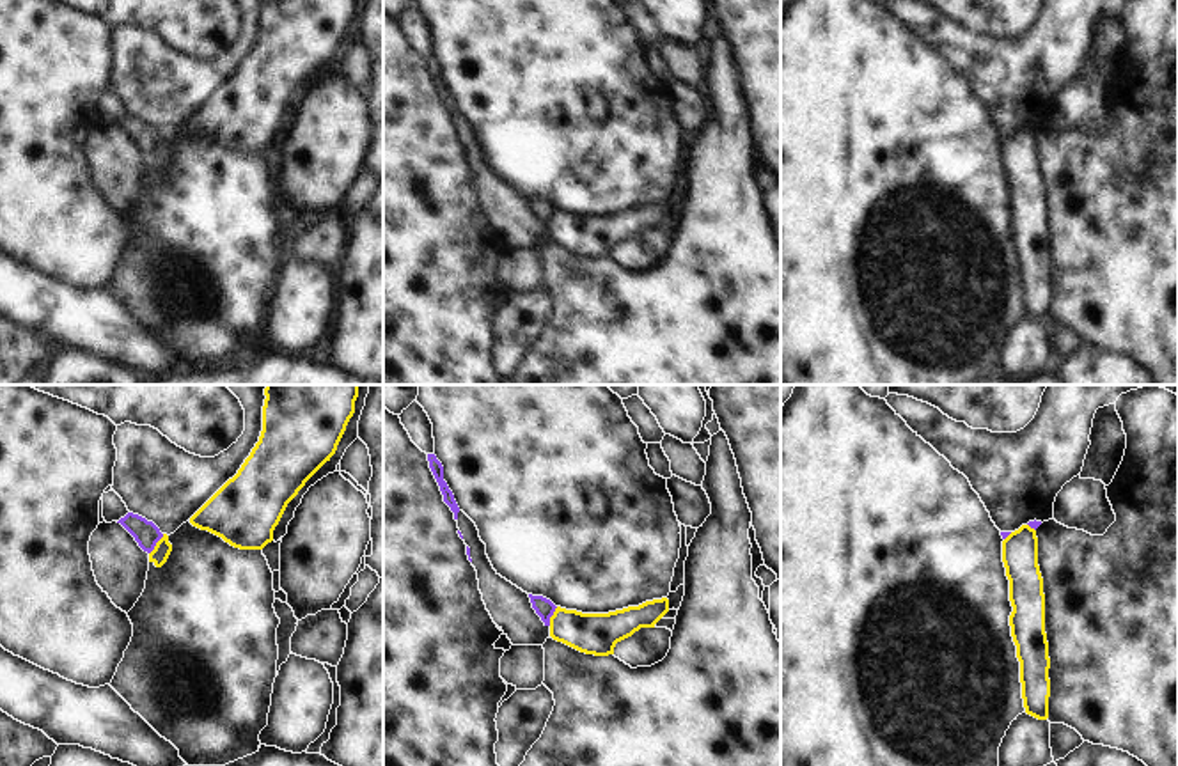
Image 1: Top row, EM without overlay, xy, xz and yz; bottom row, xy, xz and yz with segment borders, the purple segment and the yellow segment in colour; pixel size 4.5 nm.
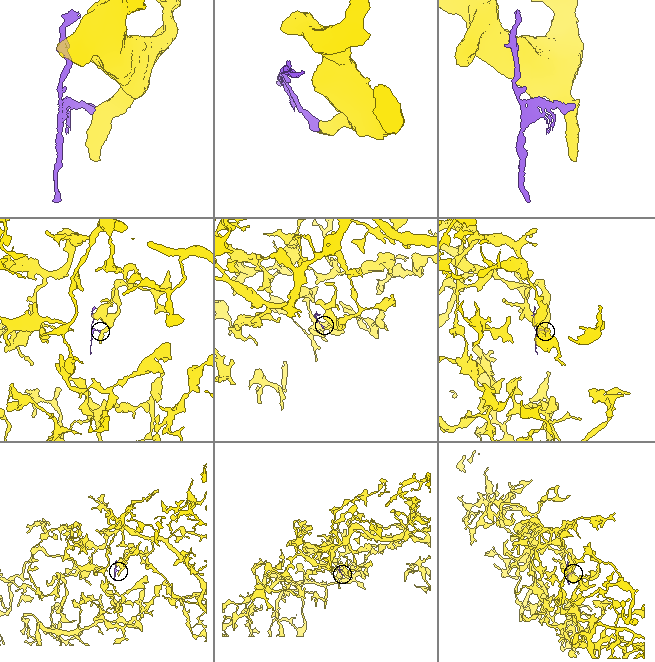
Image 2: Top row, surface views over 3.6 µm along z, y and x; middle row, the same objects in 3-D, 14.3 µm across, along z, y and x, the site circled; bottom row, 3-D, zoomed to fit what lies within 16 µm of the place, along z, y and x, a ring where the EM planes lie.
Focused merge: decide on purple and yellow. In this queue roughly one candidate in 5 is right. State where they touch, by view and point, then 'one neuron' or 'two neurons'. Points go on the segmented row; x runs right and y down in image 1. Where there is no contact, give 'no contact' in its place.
xy (155, 545) | two neurons

